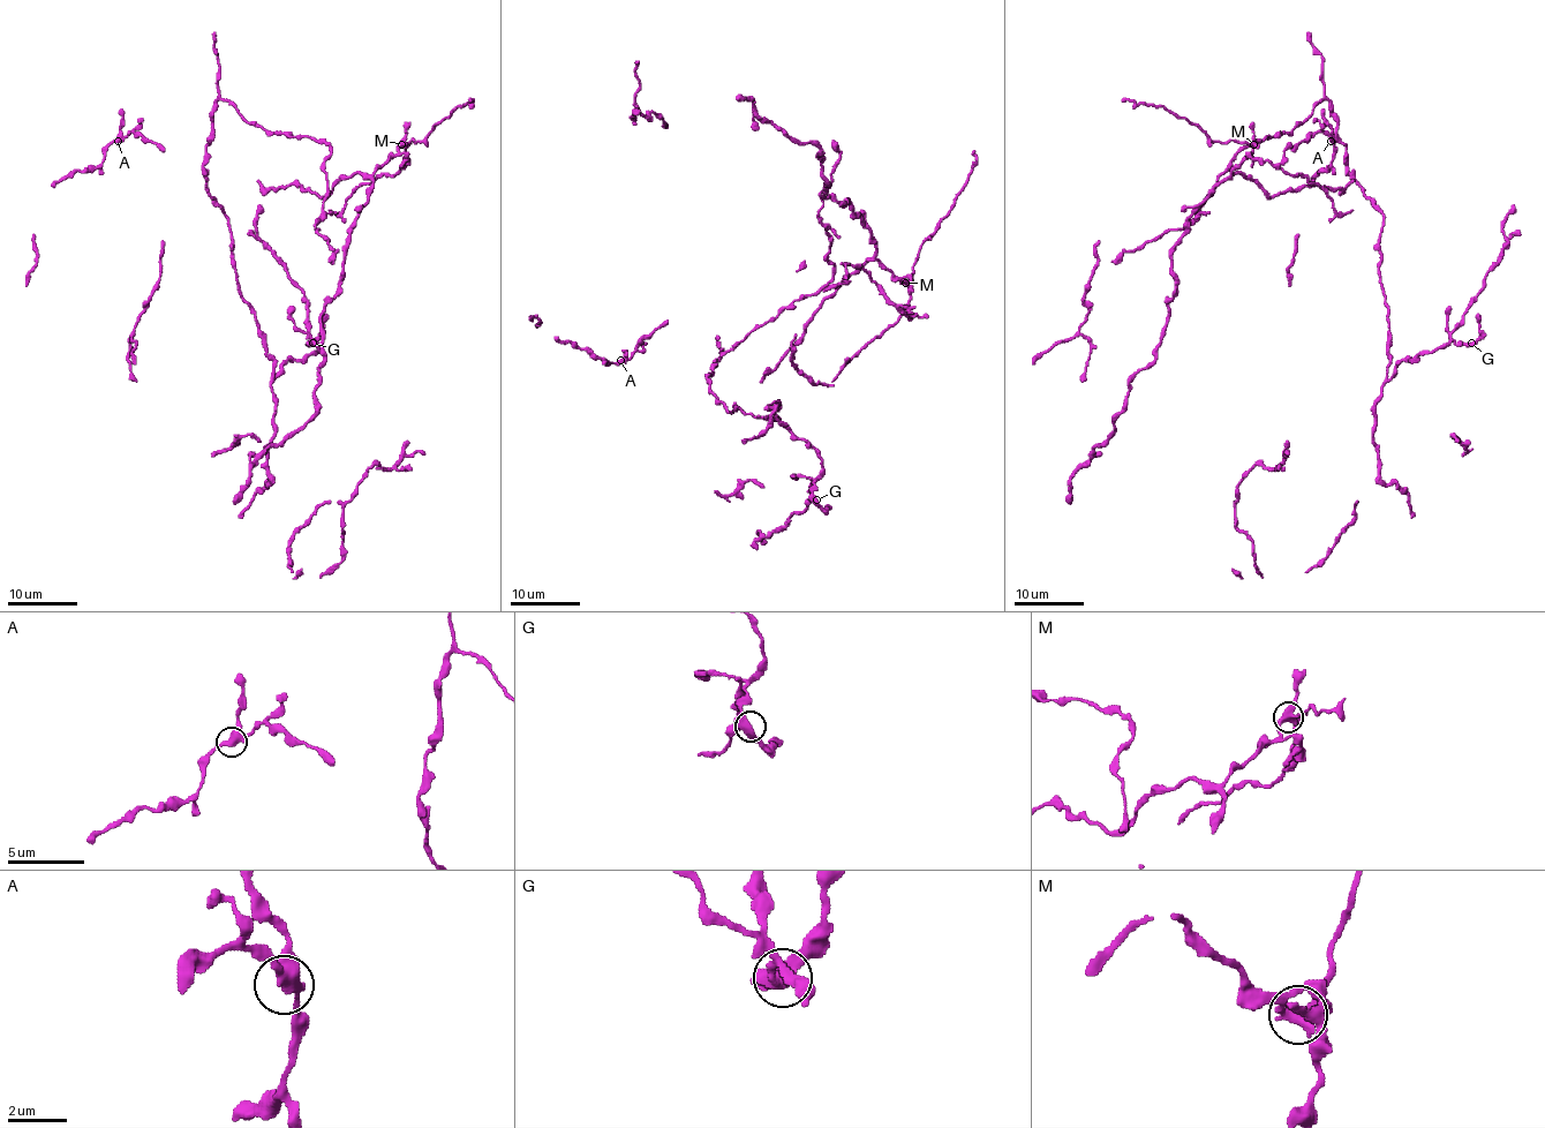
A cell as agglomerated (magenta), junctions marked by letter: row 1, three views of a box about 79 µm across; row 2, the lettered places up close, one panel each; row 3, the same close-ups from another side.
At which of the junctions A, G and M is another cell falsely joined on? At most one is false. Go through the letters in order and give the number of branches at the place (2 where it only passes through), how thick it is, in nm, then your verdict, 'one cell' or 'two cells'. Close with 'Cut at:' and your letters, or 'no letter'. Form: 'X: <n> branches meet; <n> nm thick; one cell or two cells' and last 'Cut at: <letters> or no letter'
A: 3 branches meet; 400 nm thick; one cell
G: 3 branches meet; 360 nm thick; one cell
M: 3 branches meet; 360 nm thick; two cells
Cut at: M

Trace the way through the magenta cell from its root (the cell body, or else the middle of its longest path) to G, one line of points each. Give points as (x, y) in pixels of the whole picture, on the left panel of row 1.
G: (236, 111), (217, 102), (203, 175), (227, 217), (238, 293), (273, 378), (317, 352), (313, 343)

